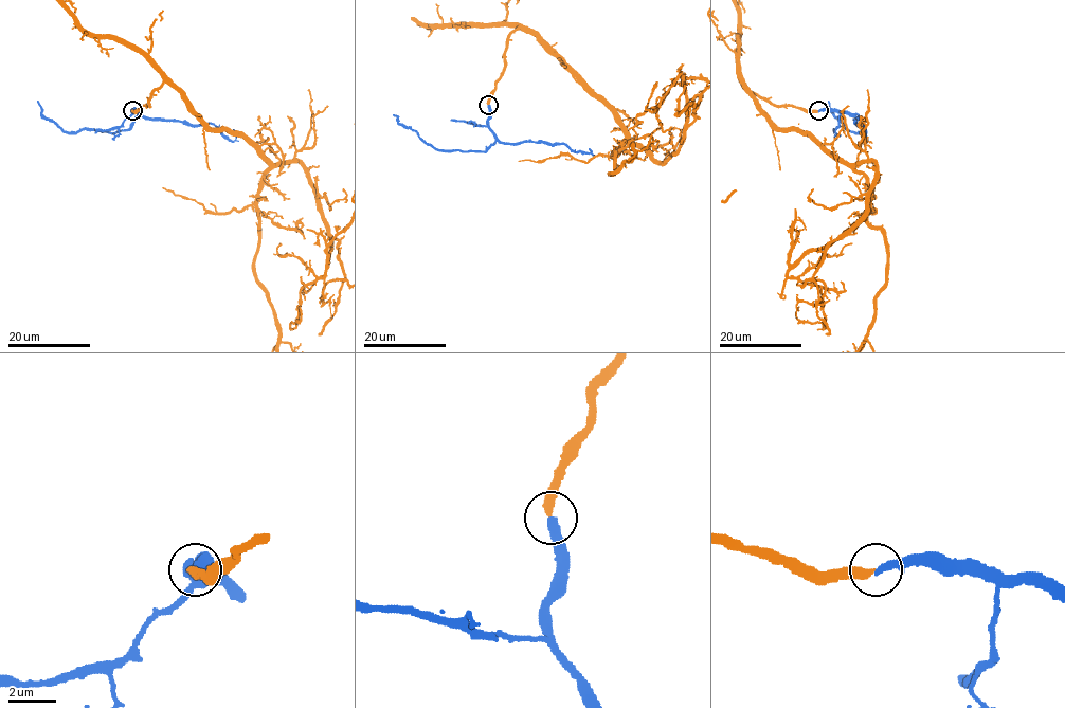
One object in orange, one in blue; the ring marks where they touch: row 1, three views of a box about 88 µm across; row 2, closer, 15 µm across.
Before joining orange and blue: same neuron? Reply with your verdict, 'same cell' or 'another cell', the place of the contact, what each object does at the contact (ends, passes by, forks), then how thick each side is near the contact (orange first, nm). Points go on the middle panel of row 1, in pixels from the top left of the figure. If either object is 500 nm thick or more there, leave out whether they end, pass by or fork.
same cell; at (488, 105); orange ends there; blue ends there; 300 nm thick on the orange side, 340 nm on the other

